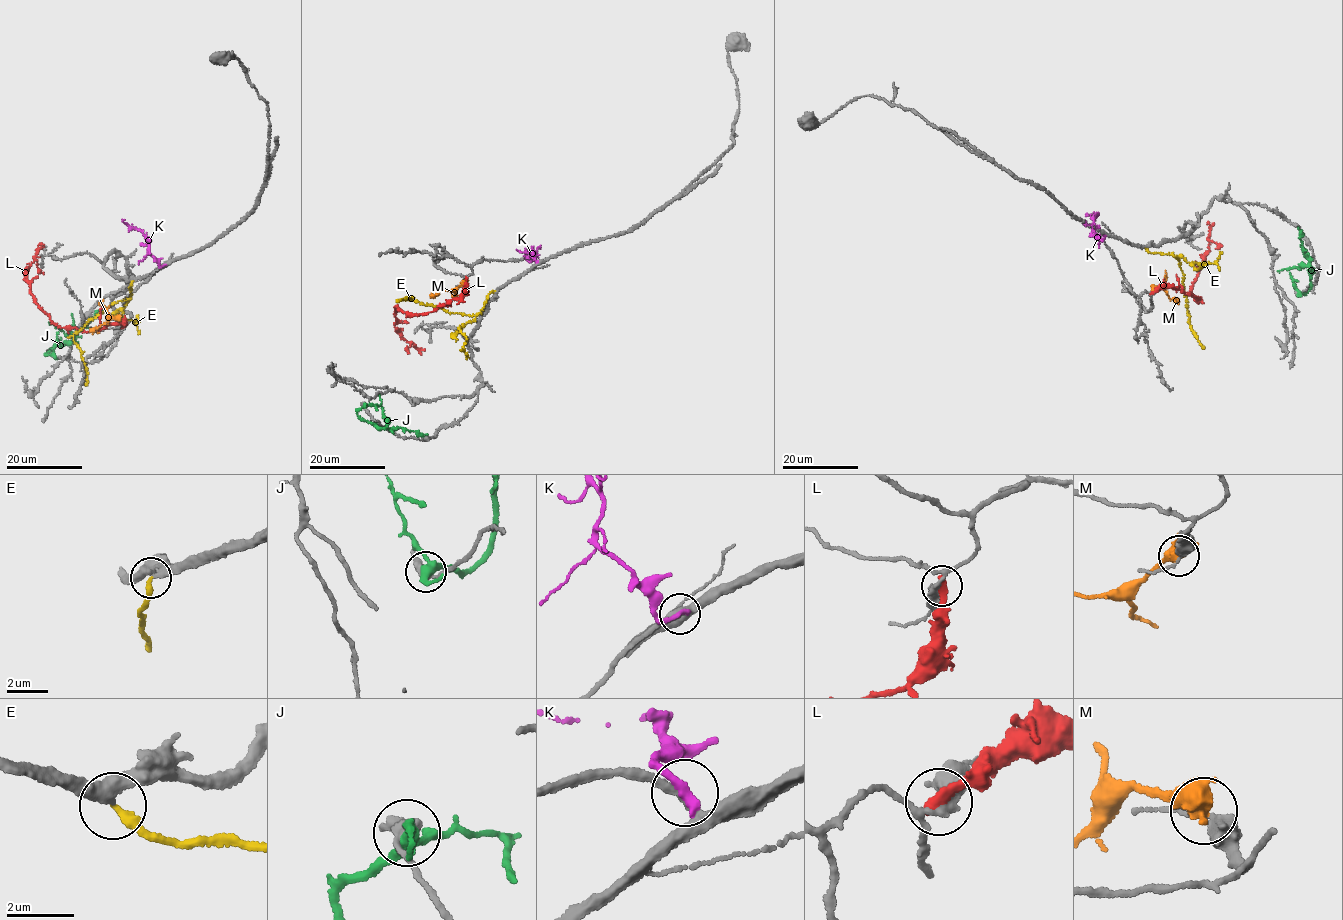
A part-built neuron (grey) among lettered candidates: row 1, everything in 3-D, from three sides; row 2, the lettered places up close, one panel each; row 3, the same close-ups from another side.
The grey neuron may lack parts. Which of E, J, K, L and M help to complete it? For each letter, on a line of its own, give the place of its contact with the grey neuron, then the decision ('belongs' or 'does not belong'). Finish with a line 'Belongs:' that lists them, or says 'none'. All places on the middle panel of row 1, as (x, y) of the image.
E: contact (493, 290); belongs
J: contact (364, 404); does not belong
K: contact (535, 260); does not belong
L: contact (466, 279); does not belong
M: contact (464, 283); does not belong
Belongs: E

